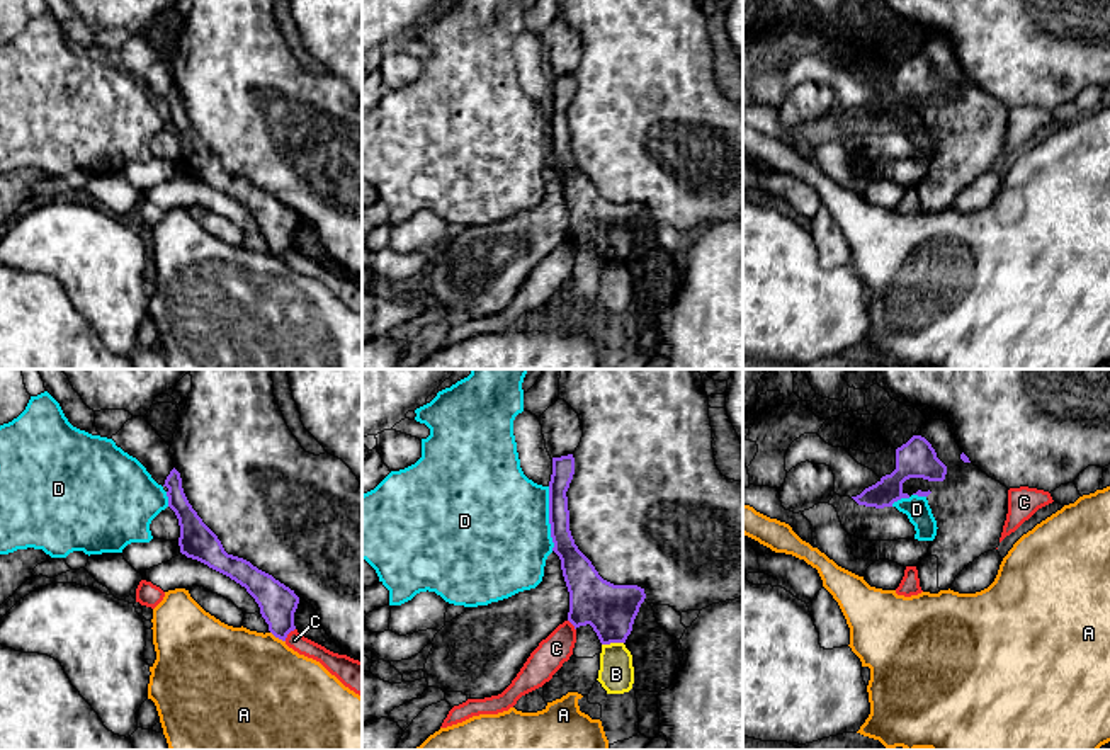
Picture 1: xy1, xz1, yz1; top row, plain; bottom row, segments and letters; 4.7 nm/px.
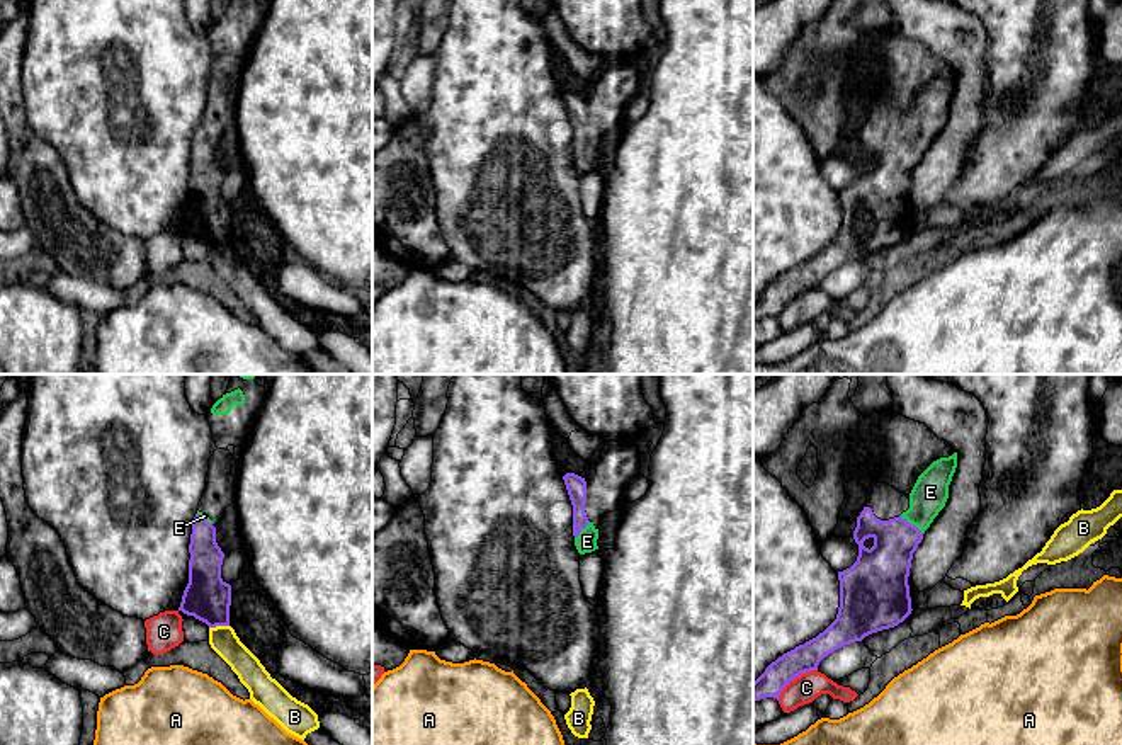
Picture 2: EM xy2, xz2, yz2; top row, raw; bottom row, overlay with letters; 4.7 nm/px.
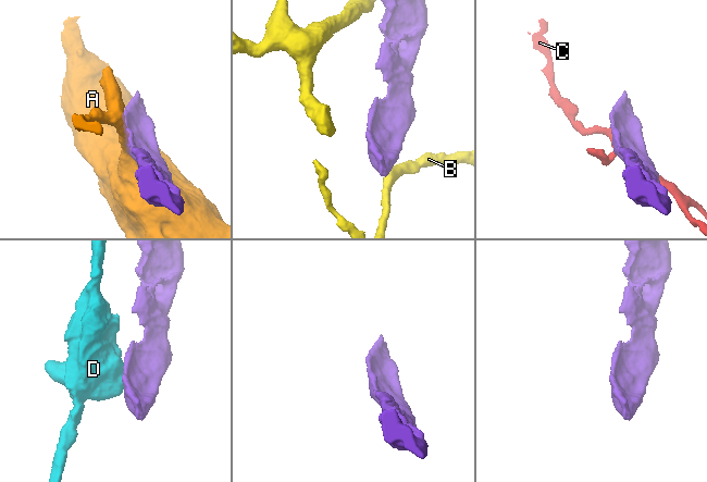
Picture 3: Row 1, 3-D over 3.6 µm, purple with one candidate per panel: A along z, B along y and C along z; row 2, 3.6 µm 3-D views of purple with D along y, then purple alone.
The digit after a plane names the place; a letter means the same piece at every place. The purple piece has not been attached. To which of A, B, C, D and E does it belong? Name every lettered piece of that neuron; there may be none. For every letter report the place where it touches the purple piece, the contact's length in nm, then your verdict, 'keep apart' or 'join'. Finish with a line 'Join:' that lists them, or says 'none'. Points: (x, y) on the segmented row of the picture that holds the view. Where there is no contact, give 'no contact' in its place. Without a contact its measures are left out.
A: meets purple in xy1 at (277, 636); contact 90 nm long; keep apart
B: meets purple in xz1 at (612, 642); contact 110 nm long; keep apart
C: meets purple in yz2 at (794, 677); contact 240 nm long; keep apart
D: meets purple in xz1 at (549, 519); contact 300 nm long; keep apart
E: meets purple in yz2 at (912, 524); contact 150 nm long; join
Join: E

